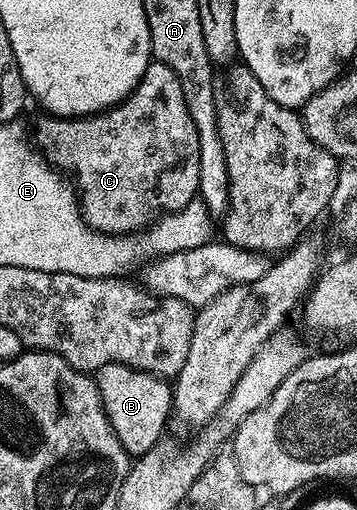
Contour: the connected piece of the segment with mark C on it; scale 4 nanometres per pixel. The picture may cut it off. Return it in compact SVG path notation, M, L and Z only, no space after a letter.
M154 60L148 70L144 70L144 78L140 78L130 97L121 100L115 108L95 112L92 116L59 118L47 115L45 119L38 124L37 145L55 165L64 170L71 168L78 175L76 188L80 193L82 216L91 228L107 234L126 234L138 226L133 224L178 211L198 196L200 138L192 114L188 114L180 78L176 78L172 66Z

